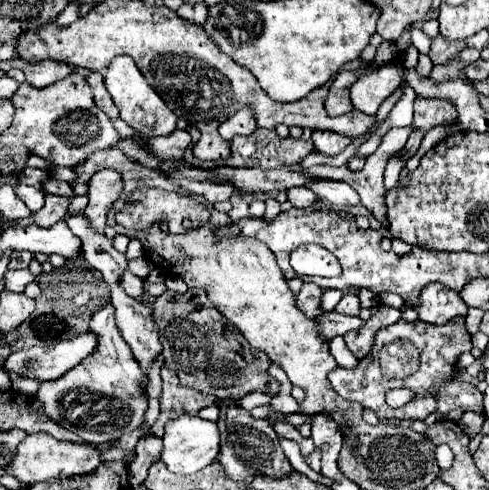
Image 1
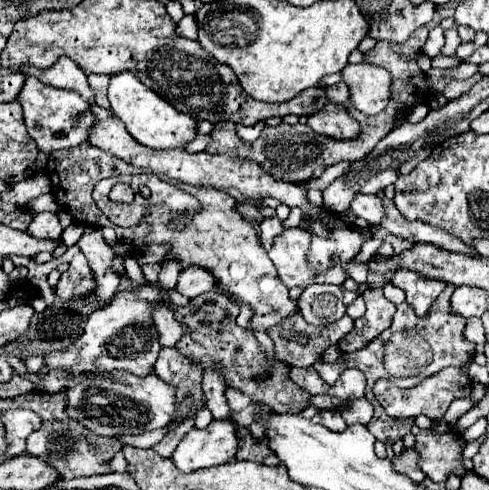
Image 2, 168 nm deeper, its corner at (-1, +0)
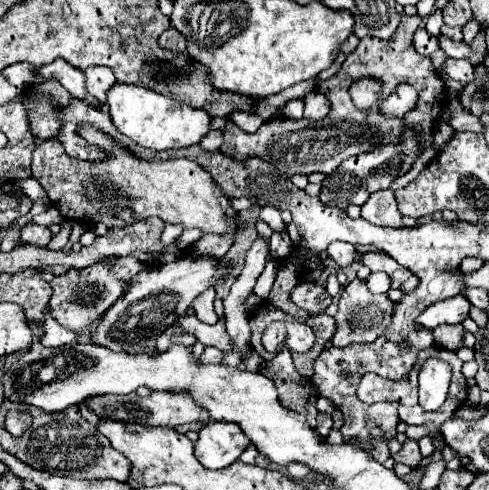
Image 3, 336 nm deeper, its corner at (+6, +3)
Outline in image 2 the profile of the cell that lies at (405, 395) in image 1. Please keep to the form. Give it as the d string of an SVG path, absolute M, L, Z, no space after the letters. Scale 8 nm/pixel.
M443 368L437 374L425 378L421 384L407 388L407 390L401 390L401 388L393 386L389 380L381 378L373 386L373 394L391 418L415 418L415 416L423 414L431 420L441 420L453 400L467 398L471 394L471 380L469 380L469 374L463 372L461 368Z

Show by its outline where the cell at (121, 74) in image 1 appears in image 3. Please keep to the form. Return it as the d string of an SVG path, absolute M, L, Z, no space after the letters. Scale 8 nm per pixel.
M114 83L108 89L108 111L116 129L122 135L130 137L140 147L154 151L168 151L196 145L210 131L210 115L206 111L194 109L190 105L180 105L174 99L148 91L146 87L140 85Z

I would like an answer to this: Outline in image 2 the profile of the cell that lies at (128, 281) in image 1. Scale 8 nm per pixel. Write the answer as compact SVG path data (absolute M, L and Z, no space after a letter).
M155 306L153 312L155 328L159 332L161 346L175 346L183 334L187 334L187 328L175 320L175 310L169 306Z

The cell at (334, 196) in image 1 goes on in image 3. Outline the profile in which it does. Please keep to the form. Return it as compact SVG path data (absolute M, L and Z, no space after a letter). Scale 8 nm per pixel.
M390 189L376 191L362 205L362 217L382 227L402 227L402 215L396 209L394 193Z

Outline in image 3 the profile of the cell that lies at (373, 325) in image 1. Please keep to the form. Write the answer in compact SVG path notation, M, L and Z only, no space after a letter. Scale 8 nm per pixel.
M354 279L342 289L340 303L338 303L338 313L334 315L336 319L336 333L332 337L334 347L346 347L350 343L370 343L376 337L380 337L386 327L390 325L390 315L394 311L394 303L386 295L374 295L368 291L366 281Z

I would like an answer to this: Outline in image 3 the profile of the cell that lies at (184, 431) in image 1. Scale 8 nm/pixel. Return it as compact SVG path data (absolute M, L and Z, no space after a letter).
M214 421L200 431L198 441L194 443L194 453L206 469L224 469L238 461L248 445L250 439L236 427L236 423Z

